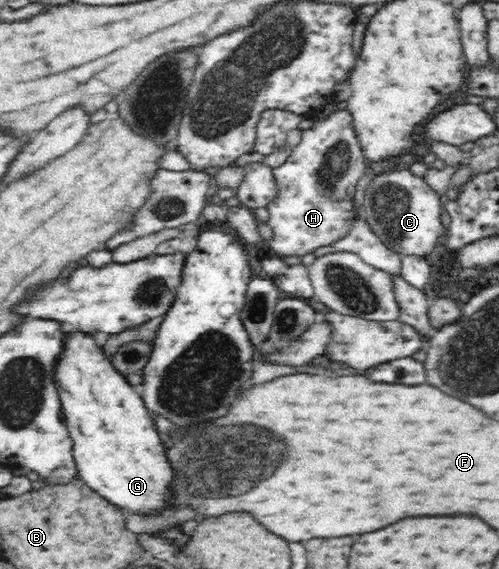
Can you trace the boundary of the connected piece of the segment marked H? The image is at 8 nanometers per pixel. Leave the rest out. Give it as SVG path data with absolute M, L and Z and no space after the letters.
M347 107L332 111L323 120L314 120L312 127L301 132L301 142L293 147L286 162L275 169L281 190L267 207L268 225L276 235L269 244L276 254L283 256L302 257L342 239L356 215L351 212L356 185L370 171Z

